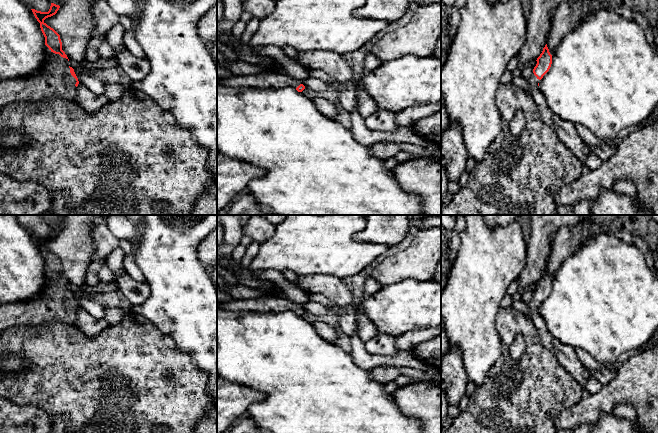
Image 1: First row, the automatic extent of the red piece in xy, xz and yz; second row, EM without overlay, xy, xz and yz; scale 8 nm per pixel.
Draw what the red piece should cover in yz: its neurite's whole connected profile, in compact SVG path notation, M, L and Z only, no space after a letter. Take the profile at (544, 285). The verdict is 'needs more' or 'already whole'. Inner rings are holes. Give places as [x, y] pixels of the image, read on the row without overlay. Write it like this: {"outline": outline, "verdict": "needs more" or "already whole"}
{"outline": "M547 268L543 272L542 277L537 282L537 288L533 293L534 299L541 304L543 300L549 295L552 288L552 279L549 276Z", "verdict": "already whole"}

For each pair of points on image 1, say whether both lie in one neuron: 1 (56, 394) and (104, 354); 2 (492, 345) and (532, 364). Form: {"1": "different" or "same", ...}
{"1": "same", "2": "different"}

